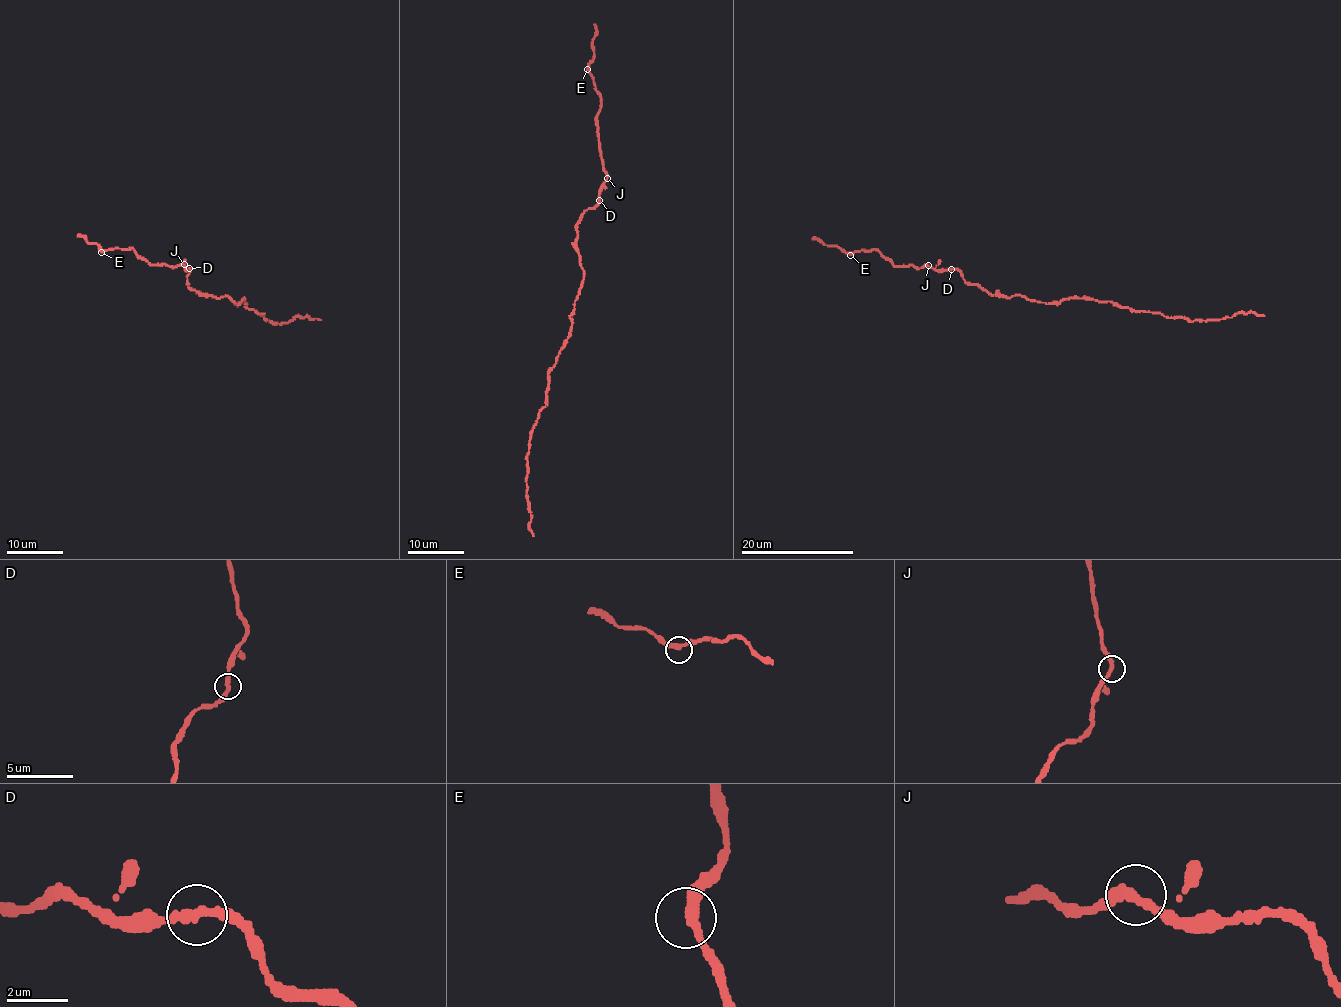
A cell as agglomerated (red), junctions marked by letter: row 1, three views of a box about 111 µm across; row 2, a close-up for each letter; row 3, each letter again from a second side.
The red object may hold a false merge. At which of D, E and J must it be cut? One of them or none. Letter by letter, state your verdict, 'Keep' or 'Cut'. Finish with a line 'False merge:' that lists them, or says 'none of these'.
D: Keep
E: Keep
J: Keep
False merge: none of these

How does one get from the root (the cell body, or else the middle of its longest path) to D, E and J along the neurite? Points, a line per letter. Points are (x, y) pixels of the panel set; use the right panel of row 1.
D: (1014, 296), (988, 294), (986, 290), (964, 280), (956, 269), (951, 269)
E: (1014, 296), (988, 294), (986, 290), (964, 280), (956, 269), (893, 265), (878, 250), (855, 250), (850, 255)
J: (1014, 296), (988, 294), (986, 290), (964, 280), (956, 269), (933, 269), (928, 265)

